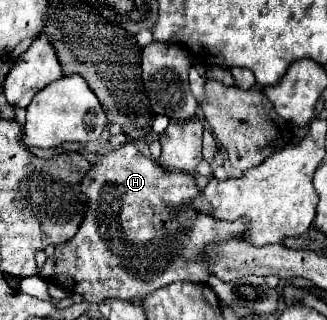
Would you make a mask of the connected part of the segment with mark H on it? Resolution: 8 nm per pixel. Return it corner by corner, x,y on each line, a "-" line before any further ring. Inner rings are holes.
123,144
115,150
111,150
109,154
103,154
101,158
97,156
95,158
95,166
93,170
85,176
85,180
81,182
83,186
83,192
87,194
89,198
89,210
85,214
85,220
79,228
79,232
75,234
73,240
61,244
55,248
55,254
53,258
49,258
41,270
41,276
49,282
49,284
57,284
61,288
65,288
67,292
77,292
81,294
87,302
93,302
93,304
99,304
107,298
119,298
119,300
131,300
131,298
139,298
143,300
147,294
151,294
153,290
159,290
161,286
167,286
171,282
205,282
209,278
209,272
207,272
207,262
203,260
203,246
209,244
209,242
225,242
229,238
241,238
243,230
245,230
245,222
239,220
239,222
219,222
215,220
213,216
209,214
199,214
195,212
193,208
183,208
183,204
187,200
193,200
195,196
199,196
199,190
197,190
197,184
195,184
195,178
193,176
187,176
183,172
169,172
169,170
163,170
159,164
155,164
151,158
143,156
135,144

